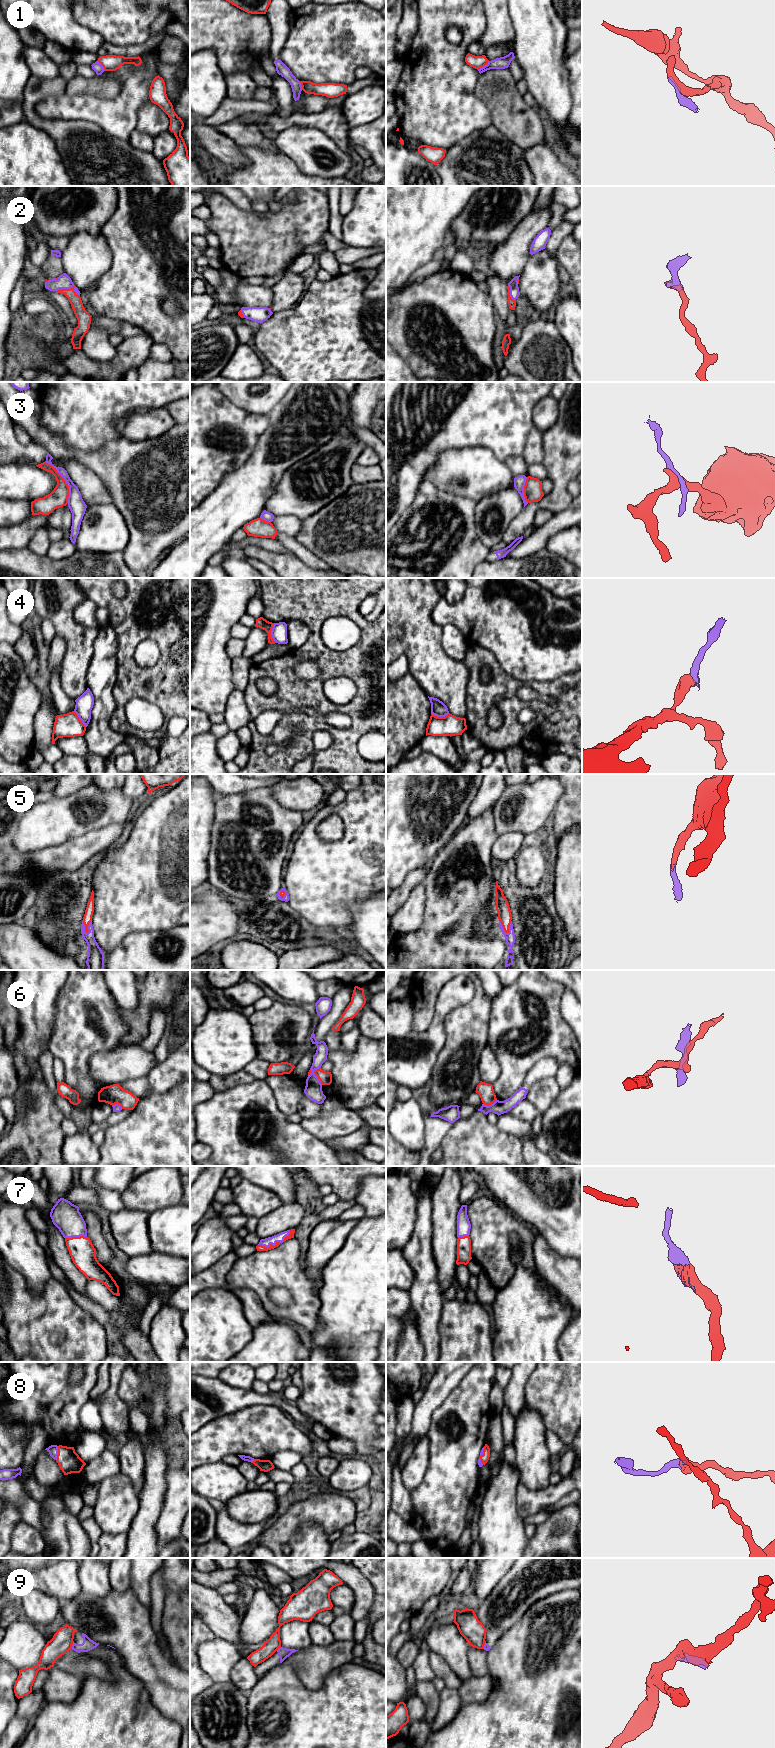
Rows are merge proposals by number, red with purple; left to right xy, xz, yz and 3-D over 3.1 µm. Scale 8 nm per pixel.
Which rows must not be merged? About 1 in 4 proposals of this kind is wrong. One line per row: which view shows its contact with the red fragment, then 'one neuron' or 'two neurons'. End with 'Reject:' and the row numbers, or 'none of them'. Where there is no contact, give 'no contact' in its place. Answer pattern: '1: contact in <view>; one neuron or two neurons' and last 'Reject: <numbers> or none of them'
1: contact in yz; two neurons
2: contact in xy; one neuron
3: contact in xy; two neurons
4: contact in xz; two neurons
5: contact in yz; one neuron
6: contact in xz; two neurons
7: contact in xz; one neuron
8: contact in xy; one neuron
9: contact in xy; two neurons
Reject: 1, 3, 4, 6, 9

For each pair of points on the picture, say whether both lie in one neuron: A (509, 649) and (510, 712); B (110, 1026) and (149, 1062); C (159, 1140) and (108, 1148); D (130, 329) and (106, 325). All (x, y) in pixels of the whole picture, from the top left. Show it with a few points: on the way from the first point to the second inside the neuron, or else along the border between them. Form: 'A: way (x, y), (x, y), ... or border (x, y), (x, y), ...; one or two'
A: border (494, 656), (508, 674), (523, 681), (532, 680); two
B: border (121, 1044), (113, 1049), (99, 1052); two
C: way (146, 1148), (121, 1148); one
D: way (124, 328), (112, 326); one

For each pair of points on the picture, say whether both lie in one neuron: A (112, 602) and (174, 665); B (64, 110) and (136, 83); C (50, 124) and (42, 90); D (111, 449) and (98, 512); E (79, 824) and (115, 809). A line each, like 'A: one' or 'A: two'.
A: one
B: one
C: one
D: two
E: one

